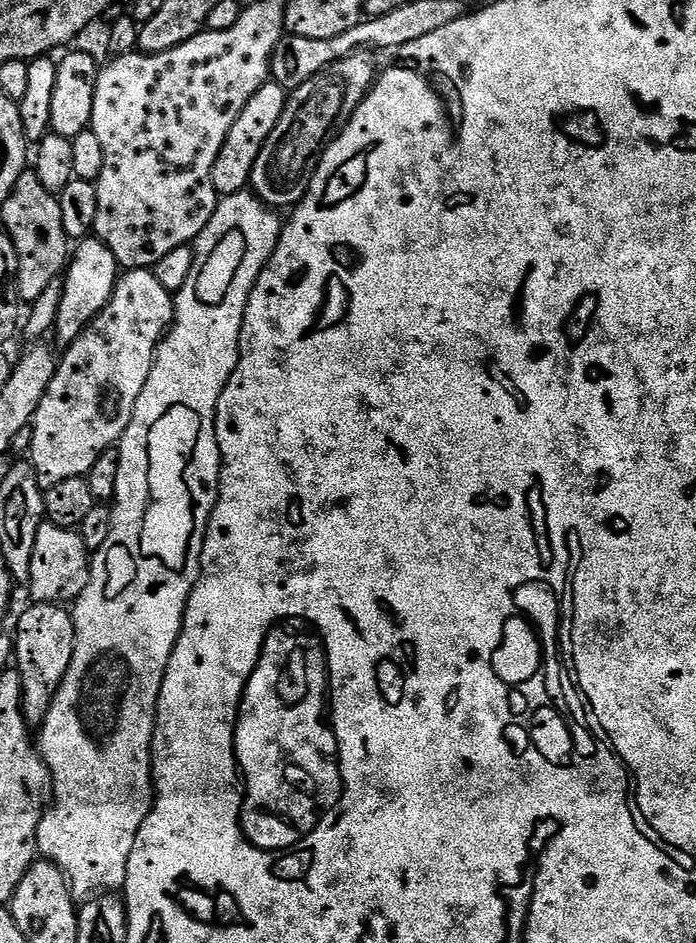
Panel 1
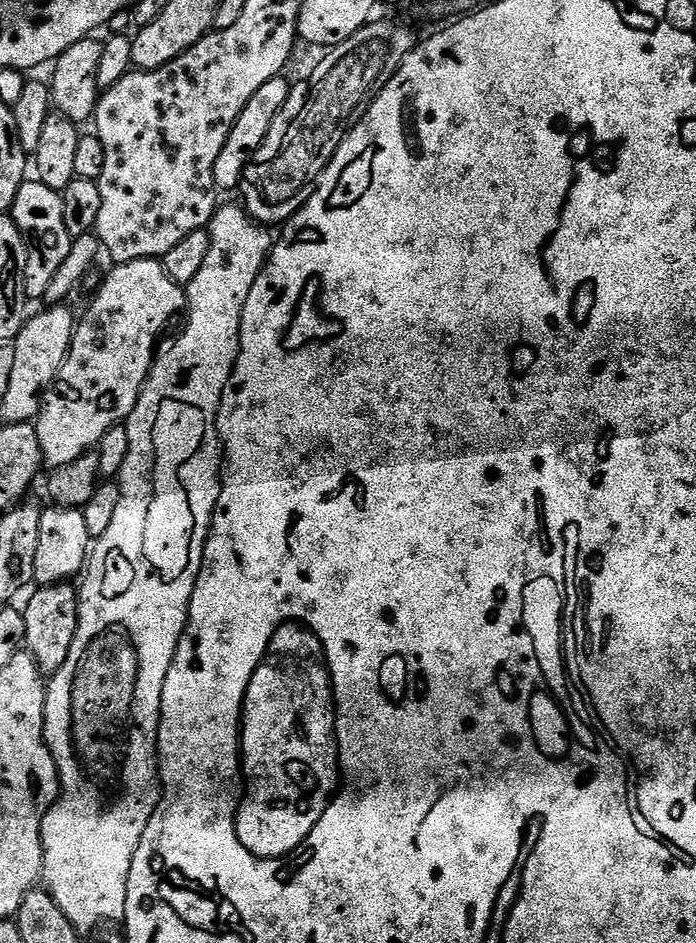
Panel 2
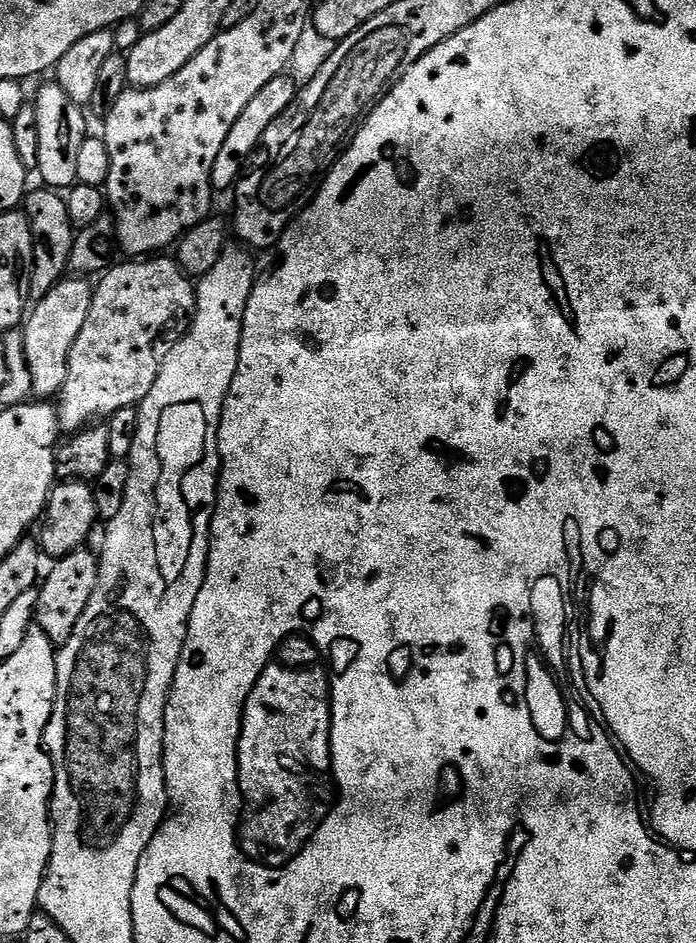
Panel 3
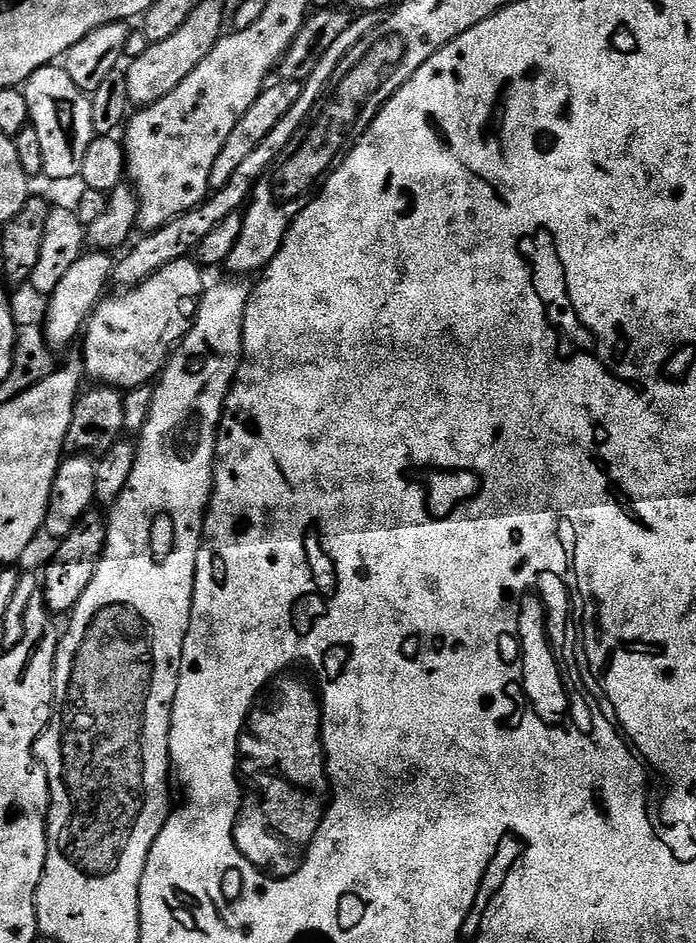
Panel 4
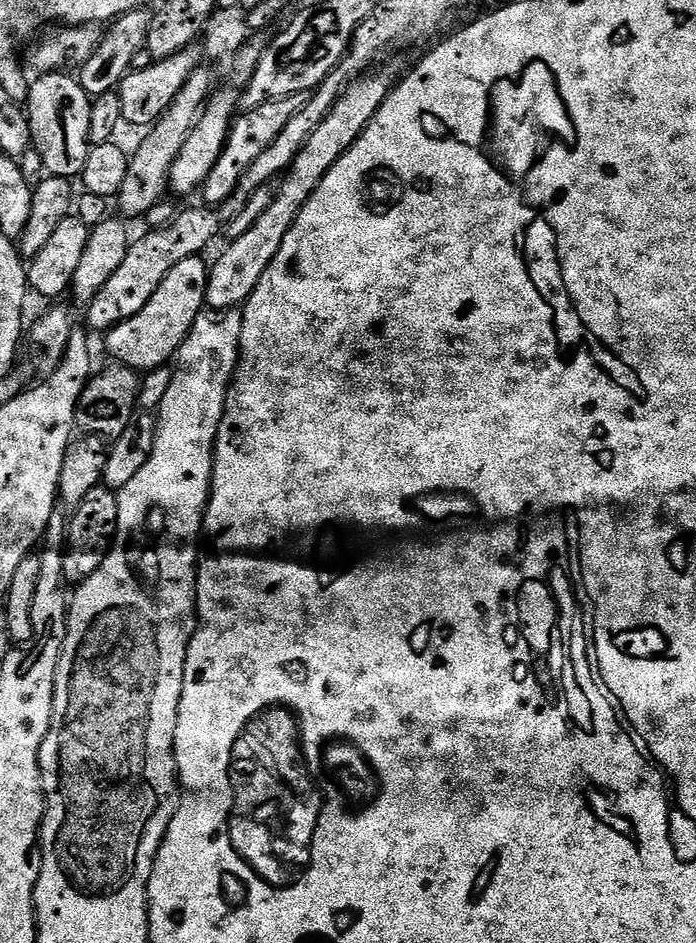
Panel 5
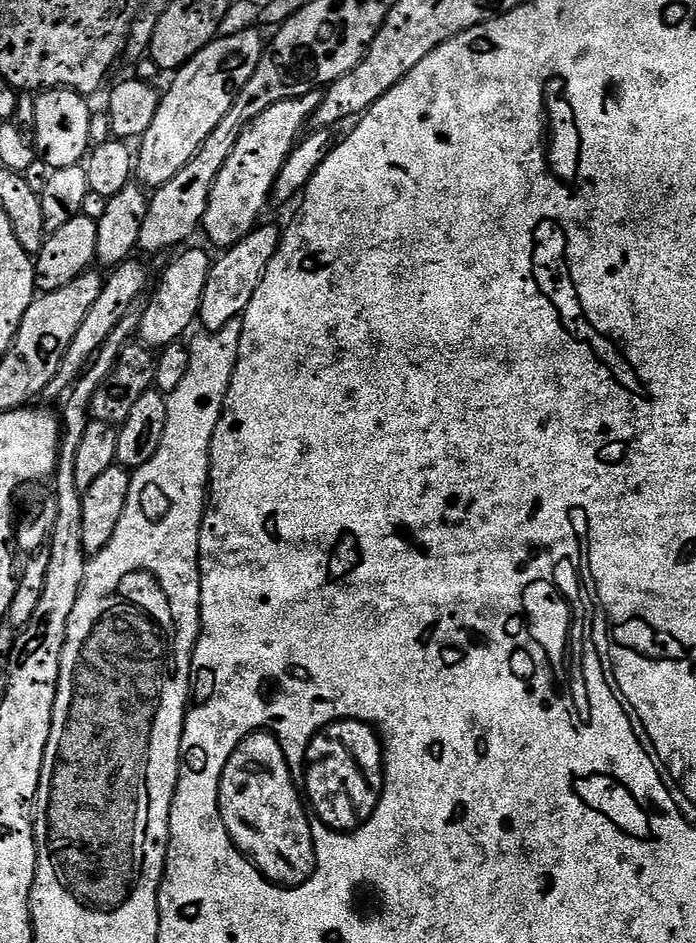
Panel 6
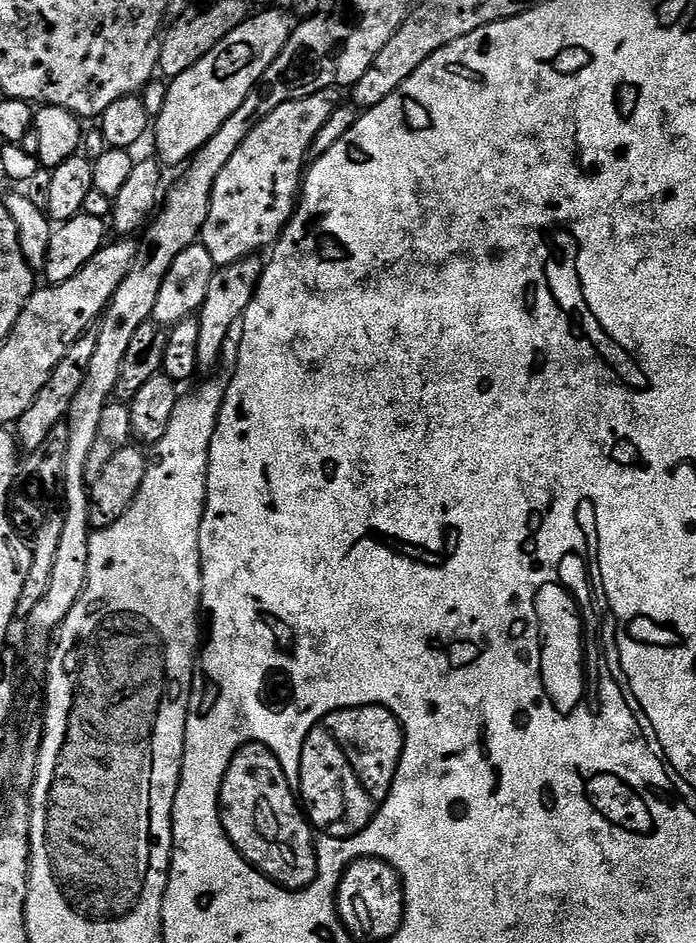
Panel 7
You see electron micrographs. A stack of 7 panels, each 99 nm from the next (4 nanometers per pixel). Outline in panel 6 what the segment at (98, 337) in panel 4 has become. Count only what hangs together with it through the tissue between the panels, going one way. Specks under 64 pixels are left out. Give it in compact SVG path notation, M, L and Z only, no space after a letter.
M189 247L187 250L184 250L189 250L189 252L182 253L181 256L165 270L164 277L161 278L160 285L157 286L156 293L152 296L152 301L150 301L148 305L146 305L147 303L143 305L138 336L145 345L151 346L153 349L159 350L166 344L177 343L177 341L183 337L180 335L182 335L191 324L195 325L197 323L200 314L202 294L206 290L206 278L210 274L214 260L213 257L208 257L202 249L191 248L192 247Z

